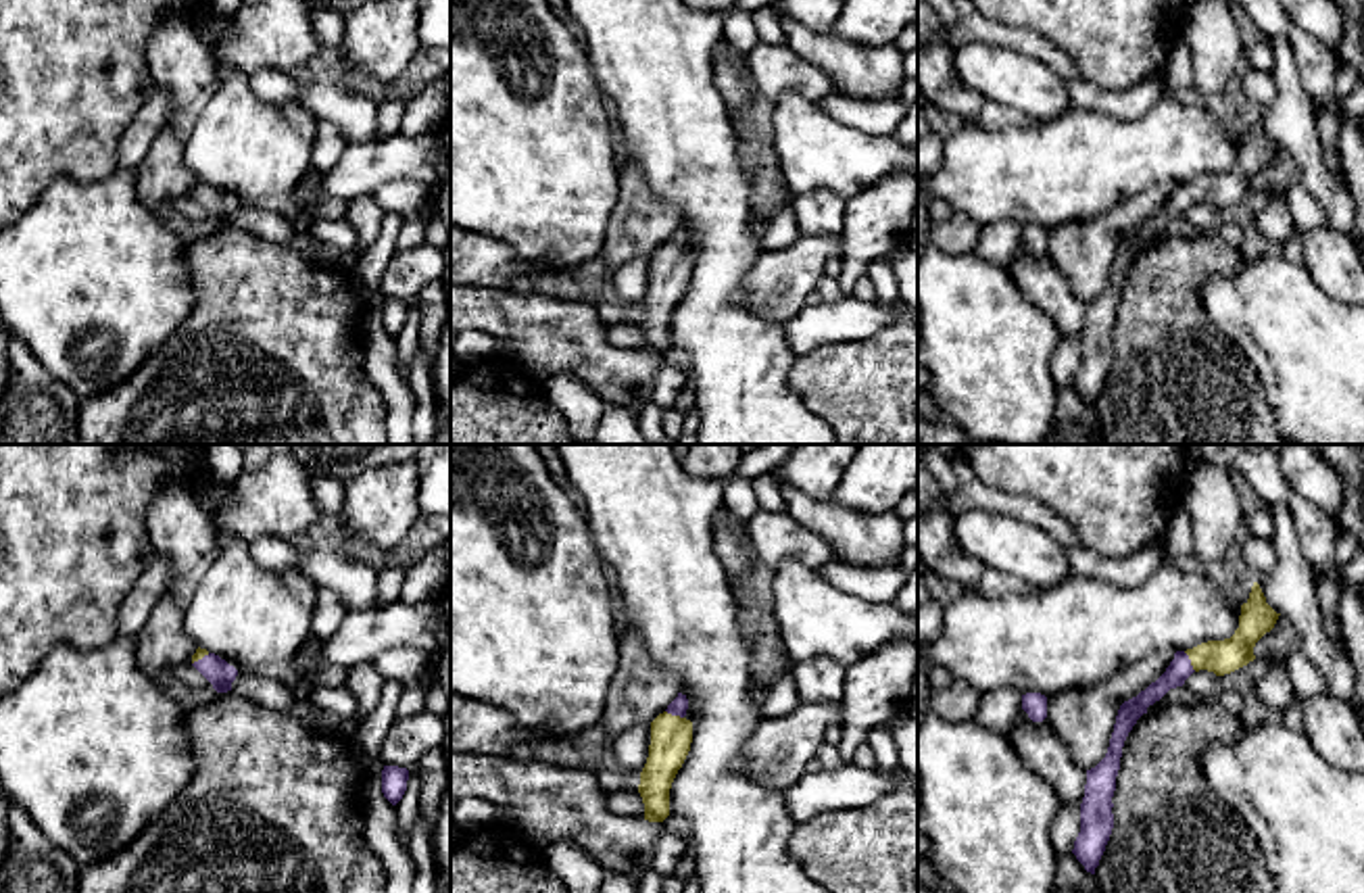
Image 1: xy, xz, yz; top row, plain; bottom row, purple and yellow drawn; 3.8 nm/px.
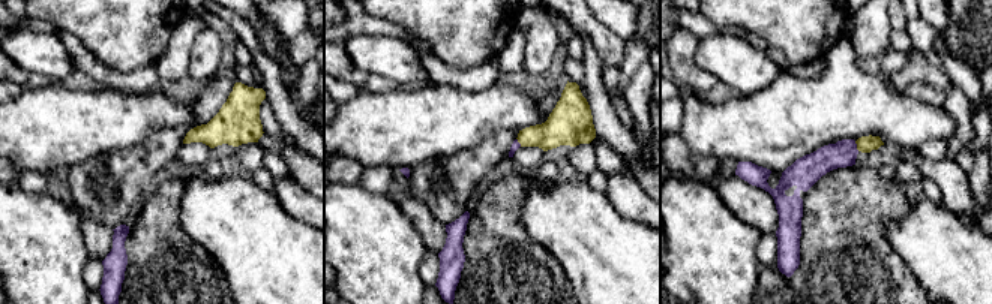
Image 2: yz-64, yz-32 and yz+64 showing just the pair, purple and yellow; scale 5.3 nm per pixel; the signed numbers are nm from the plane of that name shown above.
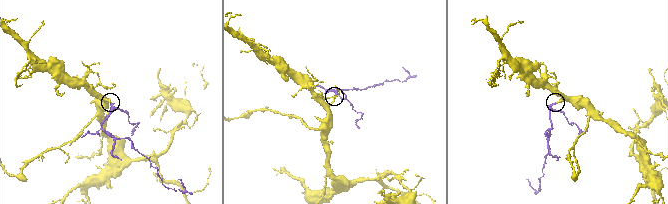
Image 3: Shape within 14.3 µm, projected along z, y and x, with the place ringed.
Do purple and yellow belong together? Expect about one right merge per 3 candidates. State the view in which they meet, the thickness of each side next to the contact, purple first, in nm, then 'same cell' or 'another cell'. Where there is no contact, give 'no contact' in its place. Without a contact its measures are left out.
yz | 90/130 nm | same cell

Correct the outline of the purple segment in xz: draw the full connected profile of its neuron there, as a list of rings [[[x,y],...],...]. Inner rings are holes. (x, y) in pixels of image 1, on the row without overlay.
[[[678,225],[651,255],[649,290],[638,317],[649,355],[663,355],[669,348],[669,321],[692,275],[692,255],[684,250],[686,242],[688,232]]]

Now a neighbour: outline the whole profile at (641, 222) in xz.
[[[622,156],[617,169],[617,204],[611,211],[601,259],[615,273],[624,263],[651,257],[678,230],[678,209],[661,200],[638,165]]]

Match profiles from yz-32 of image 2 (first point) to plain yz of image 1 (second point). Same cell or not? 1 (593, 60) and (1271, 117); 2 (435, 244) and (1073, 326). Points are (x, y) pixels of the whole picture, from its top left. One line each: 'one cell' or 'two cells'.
1: one cell
2: one cell

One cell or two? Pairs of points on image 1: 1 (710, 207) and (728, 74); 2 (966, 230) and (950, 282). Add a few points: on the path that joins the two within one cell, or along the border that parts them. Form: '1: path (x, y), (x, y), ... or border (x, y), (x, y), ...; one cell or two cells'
1: border (712, 53), (712, 80), (733, 124); two cells
2: border (939, 247), (947, 253), (970, 255); two cells

